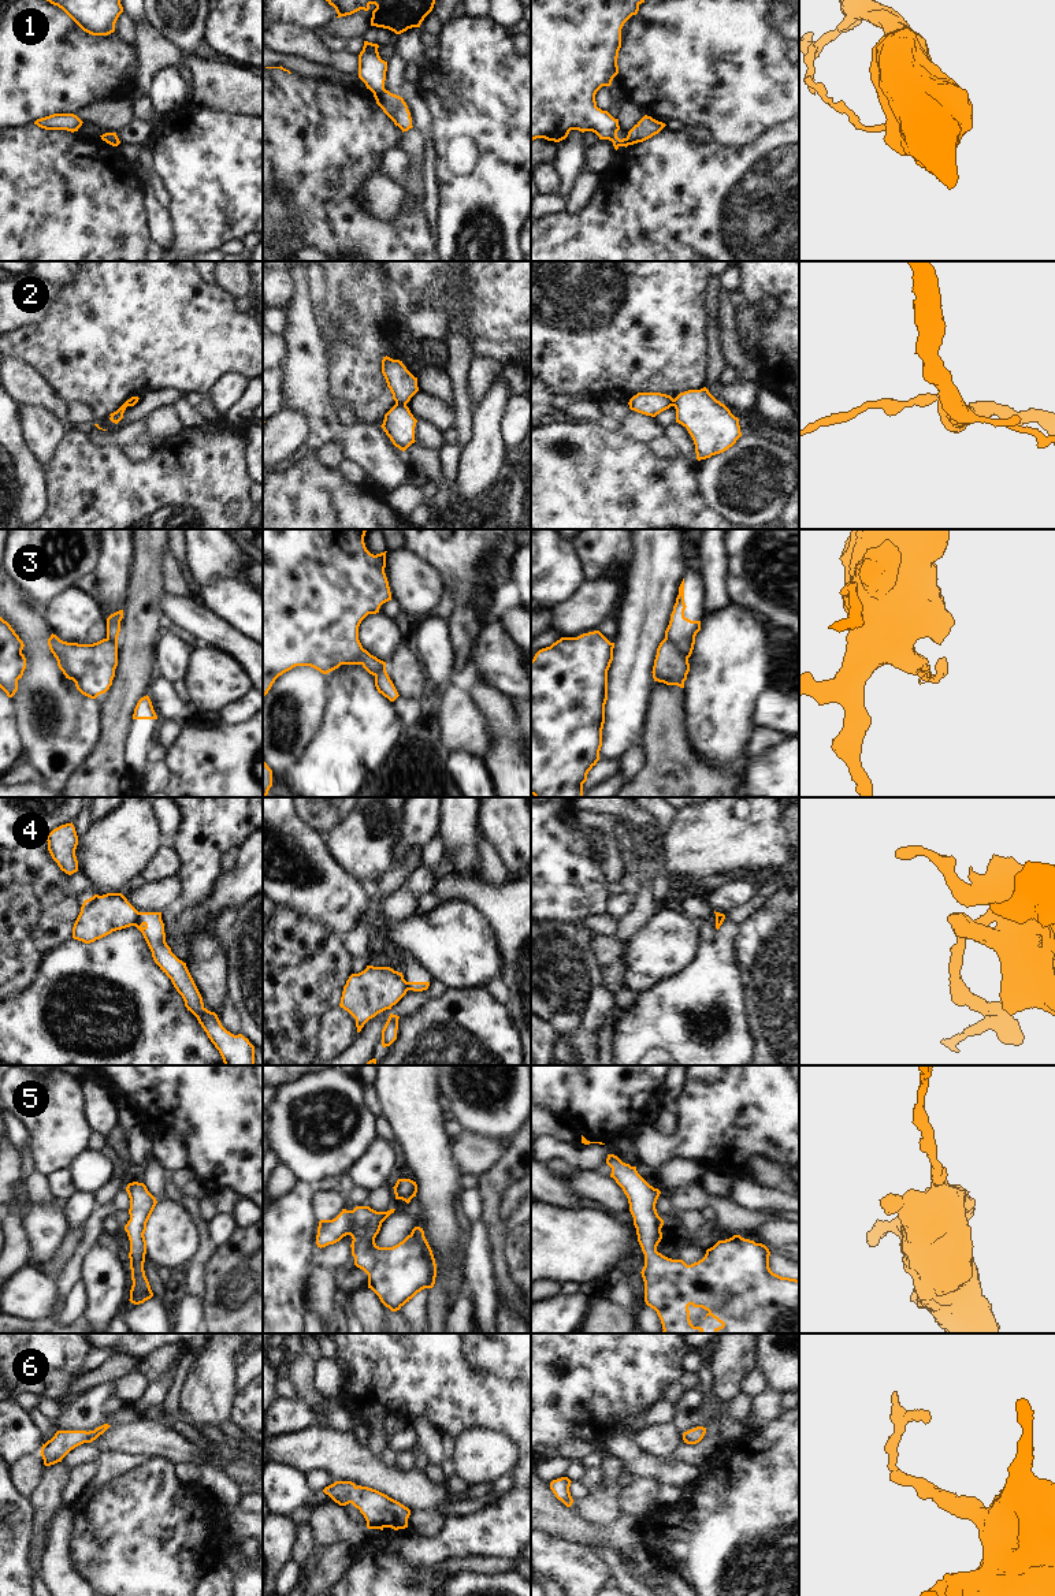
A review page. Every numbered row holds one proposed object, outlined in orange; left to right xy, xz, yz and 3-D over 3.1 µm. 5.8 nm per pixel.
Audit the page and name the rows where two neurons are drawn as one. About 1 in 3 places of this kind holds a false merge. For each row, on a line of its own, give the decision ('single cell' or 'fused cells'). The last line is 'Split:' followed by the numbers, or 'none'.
1: fused cells
2: fused cells
3: fused cells
4: fused cells
5: single cell
6: single cell
Split: 1, 2, 3, 4

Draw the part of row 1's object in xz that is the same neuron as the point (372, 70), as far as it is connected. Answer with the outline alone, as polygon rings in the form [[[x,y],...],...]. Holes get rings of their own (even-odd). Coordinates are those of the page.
[[[364,41],[359,55],[359,78],[372,93],[385,90],[387,62],[378,52],[379,45]]]

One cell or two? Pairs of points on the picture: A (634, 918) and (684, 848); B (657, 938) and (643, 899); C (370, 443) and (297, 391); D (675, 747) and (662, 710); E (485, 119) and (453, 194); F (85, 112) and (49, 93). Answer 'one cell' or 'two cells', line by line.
A: two cells
B: two cells
C: one cell
D: one cell
E: one cell
F: two cells

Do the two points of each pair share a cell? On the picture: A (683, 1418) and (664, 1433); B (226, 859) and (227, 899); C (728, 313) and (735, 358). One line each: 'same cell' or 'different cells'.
A: different cells
B: different cells
C: same cell

